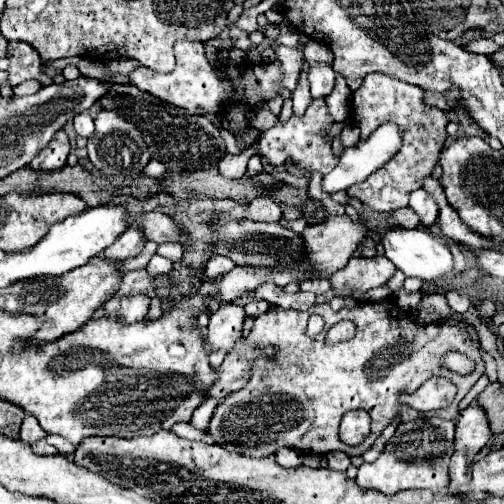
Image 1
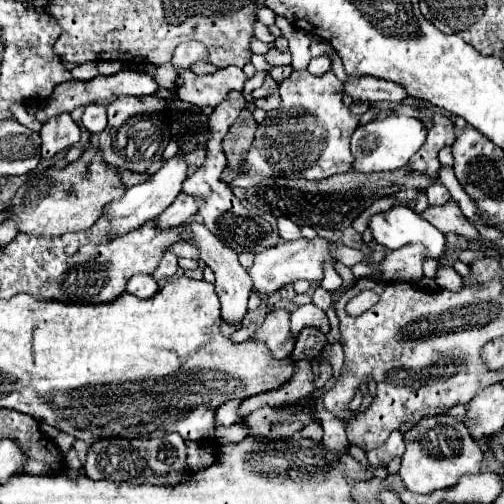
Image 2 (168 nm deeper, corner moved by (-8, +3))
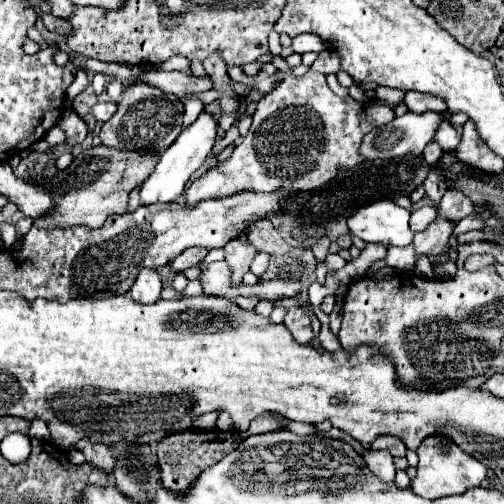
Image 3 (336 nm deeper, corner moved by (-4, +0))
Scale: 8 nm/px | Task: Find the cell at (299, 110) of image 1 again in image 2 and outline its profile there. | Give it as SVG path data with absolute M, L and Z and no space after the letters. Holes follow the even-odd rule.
M325 55L311 59L307 67L307 71L310 71L312 75L324 75L328 69L330 69L330 59Z

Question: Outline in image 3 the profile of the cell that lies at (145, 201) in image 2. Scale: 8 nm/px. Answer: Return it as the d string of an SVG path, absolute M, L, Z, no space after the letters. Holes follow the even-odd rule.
M202 112L198 120L192 126L188 126L184 132L180 132L178 140L166 152L160 154L160 160L154 172L148 176L146 184L142 184L140 188L142 206L150 206L158 202L176 202L182 196L184 186L190 180L190 176L204 164L214 142L216 142L216 120L208 112Z

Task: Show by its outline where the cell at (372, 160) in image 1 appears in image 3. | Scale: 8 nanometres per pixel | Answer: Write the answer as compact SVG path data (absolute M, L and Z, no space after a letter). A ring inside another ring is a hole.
M406 112L404 116L396 116L392 122L384 124L384 126L376 126L374 130L370 130L360 144L360 156L364 160L392 160L392 158L402 158L406 154L422 154L422 150L426 148L426 144L432 140L438 124L440 124L440 114L436 112L424 112L424 114L414 114L414 112Z

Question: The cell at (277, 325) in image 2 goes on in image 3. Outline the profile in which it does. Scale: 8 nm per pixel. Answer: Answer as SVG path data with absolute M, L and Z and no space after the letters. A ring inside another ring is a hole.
M288 308L282 324L292 332L298 344L308 344L314 338L312 328L310 328L310 318L302 308Z

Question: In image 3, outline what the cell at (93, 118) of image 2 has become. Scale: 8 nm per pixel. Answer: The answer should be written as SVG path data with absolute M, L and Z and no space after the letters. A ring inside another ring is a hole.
M98 102L92 106L92 116L96 122L108 122L114 112L116 112L114 102Z

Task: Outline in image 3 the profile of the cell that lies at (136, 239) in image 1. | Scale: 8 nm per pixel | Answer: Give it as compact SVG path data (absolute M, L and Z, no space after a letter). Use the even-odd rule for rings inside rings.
M308 70L304 76L286 76L278 88L266 94L258 102L258 110L254 112L254 122L250 126L248 136L234 148L232 156L220 162L212 172L202 174L196 178L184 194L184 206L194 206L202 200L216 200L222 196L232 196L236 192L276 192L276 190L316 190L322 188L326 182L336 178L338 170L354 168L362 162L358 156L358 146L364 134L372 128L386 124L394 118L394 110L386 104L372 102L368 106L358 104L354 98L340 98L336 96L328 84L326 76L320 72Z

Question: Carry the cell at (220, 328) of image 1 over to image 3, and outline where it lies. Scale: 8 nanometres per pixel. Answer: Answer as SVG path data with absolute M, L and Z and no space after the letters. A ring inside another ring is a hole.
M230 240L222 250L226 254L224 260L228 262L228 266L232 270L230 282L232 282L232 286L236 286L236 284L242 282L242 276L248 272L256 250L244 240Z

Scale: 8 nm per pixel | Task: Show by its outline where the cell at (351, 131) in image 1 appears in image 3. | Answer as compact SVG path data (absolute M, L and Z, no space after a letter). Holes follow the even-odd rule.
M442 120L438 130L436 130L436 134L434 134L434 142L440 144L443 152L452 152L458 146L458 140L460 140L460 136L456 134L454 126L450 122Z

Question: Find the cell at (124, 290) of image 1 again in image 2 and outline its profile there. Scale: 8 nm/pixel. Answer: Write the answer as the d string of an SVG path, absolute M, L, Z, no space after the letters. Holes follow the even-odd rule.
M166 251L160 265L158 265L158 269L152 275L154 275L156 281L164 281L168 277L174 277L176 273L178 273L178 257L174 253Z

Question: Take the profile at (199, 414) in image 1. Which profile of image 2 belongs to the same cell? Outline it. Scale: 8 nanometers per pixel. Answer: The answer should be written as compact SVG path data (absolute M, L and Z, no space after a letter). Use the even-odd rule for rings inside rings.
M234 399L234 401L230 401L230 403L224 403L224 405L216 411L216 421L218 421L218 425L230 427L232 423L236 423L238 405L240 405L240 399Z

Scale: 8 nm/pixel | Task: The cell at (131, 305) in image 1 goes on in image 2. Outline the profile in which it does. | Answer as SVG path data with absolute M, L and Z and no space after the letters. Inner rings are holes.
M142 273L132 277L126 285L126 293L136 295L138 299L148 299L148 297L156 295L158 289L160 289L160 285L156 283L156 279L152 275L142 275Z

